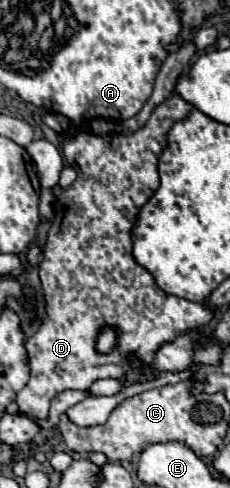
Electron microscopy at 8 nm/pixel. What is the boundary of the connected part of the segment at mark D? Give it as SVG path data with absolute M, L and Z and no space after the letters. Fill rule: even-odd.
M172 95L170 99L166 99L164 103L160 103L160 105L152 111L148 123L146 123L144 127L140 127L138 131L134 131L134 133L128 133L128 135L124 135L124 133L90 135L90 133L78 131L78 133L76 133L76 141L64 145L64 147L78 147L76 153L66 153L66 157L72 157L72 155L74 155L74 163L76 163L76 169L78 169L78 177L76 177L76 181L74 181L70 187L66 187L66 189L62 189L60 185L56 185L56 187L52 189L52 195L54 195L54 221L52 221L52 227L50 227L48 237L46 237L44 261L42 261L42 265L40 265L40 281L42 281L44 299L46 299L46 319L42 321L40 329L26 341L26 355L28 355L28 365L30 365L30 379L28 379L28 383L24 385L24 389L22 389L22 391L18 393L18 397L16 397L16 403L18 403L18 407L20 407L22 413L28 413L28 415L32 415L32 417L36 417L36 419L46 419L50 401L52 401L60 391L66 391L66 389L82 389L82 391L86 391L86 389L92 385L92 381L96 381L96 379L122 377L122 375L126 373L126 369L128 369L128 359L126 359L128 353L136 353L136 355L142 357L144 361L150 361L150 359L154 357L154 351L156 351L162 343L172 341L172 339L174 339L176 335L180 335L182 331L196 329L196 327L204 327L204 325L208 325L208 323L214 319L214 309L210 309L208 305L204 305L204 303L192 303L192 301L180 299L180 297L176 297L176 295L166 295L166 293L156 285L154 277L152 277L144 267L140 267L140 265L134 261L134 257L132 257L130 229L132 229L132 225L134 225L134 219L136 219L136 213L140 211L140 207L150 199L150 195L152 195L152 193L158 189L158 185L160 185L156 165L158 165L158 157L160 157L162 149L166 147L166 133L168 133L168 129L172 127L172 123L184 119L184 117L190 113L190 109L192 109L190 103L186 103L186 101L180 99L178 95ZM102 327L116 327L116 329L120 331L120 335L118 335L118 351L114 351L114 353L110 353L110 355L100 355L100 353L96 353L96 335L98 335L98 331L100 331Z

